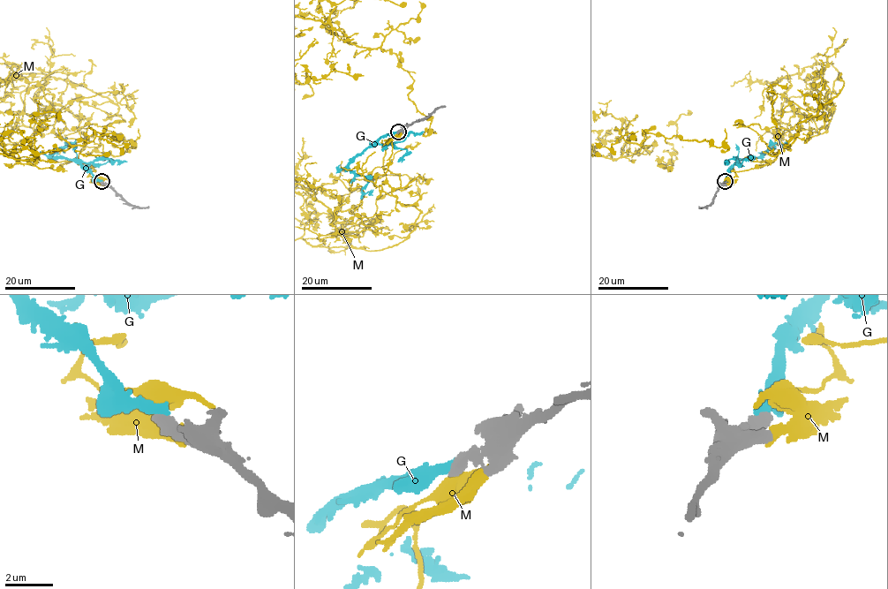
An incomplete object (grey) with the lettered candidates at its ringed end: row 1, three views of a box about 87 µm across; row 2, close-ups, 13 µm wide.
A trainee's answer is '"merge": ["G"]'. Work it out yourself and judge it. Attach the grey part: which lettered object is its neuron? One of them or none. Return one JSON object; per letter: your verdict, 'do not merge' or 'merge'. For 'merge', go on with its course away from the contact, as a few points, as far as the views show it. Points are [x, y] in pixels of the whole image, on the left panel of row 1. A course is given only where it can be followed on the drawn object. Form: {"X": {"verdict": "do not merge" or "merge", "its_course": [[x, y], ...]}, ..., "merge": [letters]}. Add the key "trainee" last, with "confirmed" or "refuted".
{"G": {"verdict": "merge"}, "M": {"verdict": "do not merge"}, "merge": ["G"], "trainee": "confirmed"}

